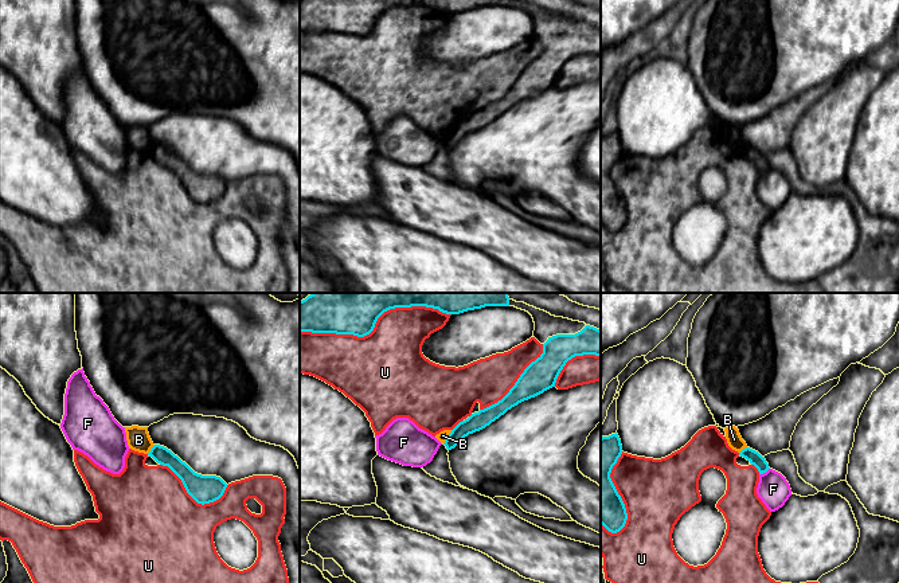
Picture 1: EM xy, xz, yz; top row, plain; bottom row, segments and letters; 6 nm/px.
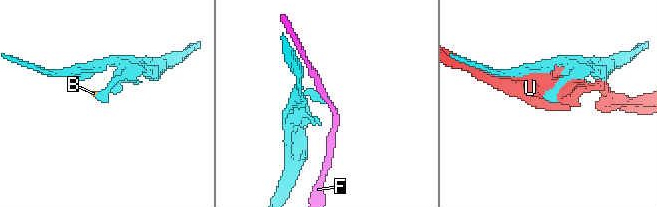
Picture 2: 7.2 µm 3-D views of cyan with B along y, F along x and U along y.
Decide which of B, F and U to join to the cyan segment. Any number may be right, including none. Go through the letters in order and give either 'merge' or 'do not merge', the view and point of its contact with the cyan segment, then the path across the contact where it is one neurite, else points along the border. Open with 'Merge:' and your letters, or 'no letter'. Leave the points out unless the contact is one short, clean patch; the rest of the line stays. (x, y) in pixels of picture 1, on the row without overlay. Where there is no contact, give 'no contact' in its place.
Merge: no letter
B: do not merge; contact xz (448, 136); border xz (452, 129), (444, 143)
F: do not merge; contact yz (763, 171)
U: do not merge; contact xz (375, 22)

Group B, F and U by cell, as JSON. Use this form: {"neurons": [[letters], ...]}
{"neurons": [["B"], ["F"], ["U"]]}

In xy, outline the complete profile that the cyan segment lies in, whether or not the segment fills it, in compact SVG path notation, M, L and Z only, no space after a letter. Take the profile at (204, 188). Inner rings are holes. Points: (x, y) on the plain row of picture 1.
M155 144L148 152L157 163L168 165L183 181L187 192L198 203L210 203L219 199L227 183L216 175L195 172L185 161L164 145Z

